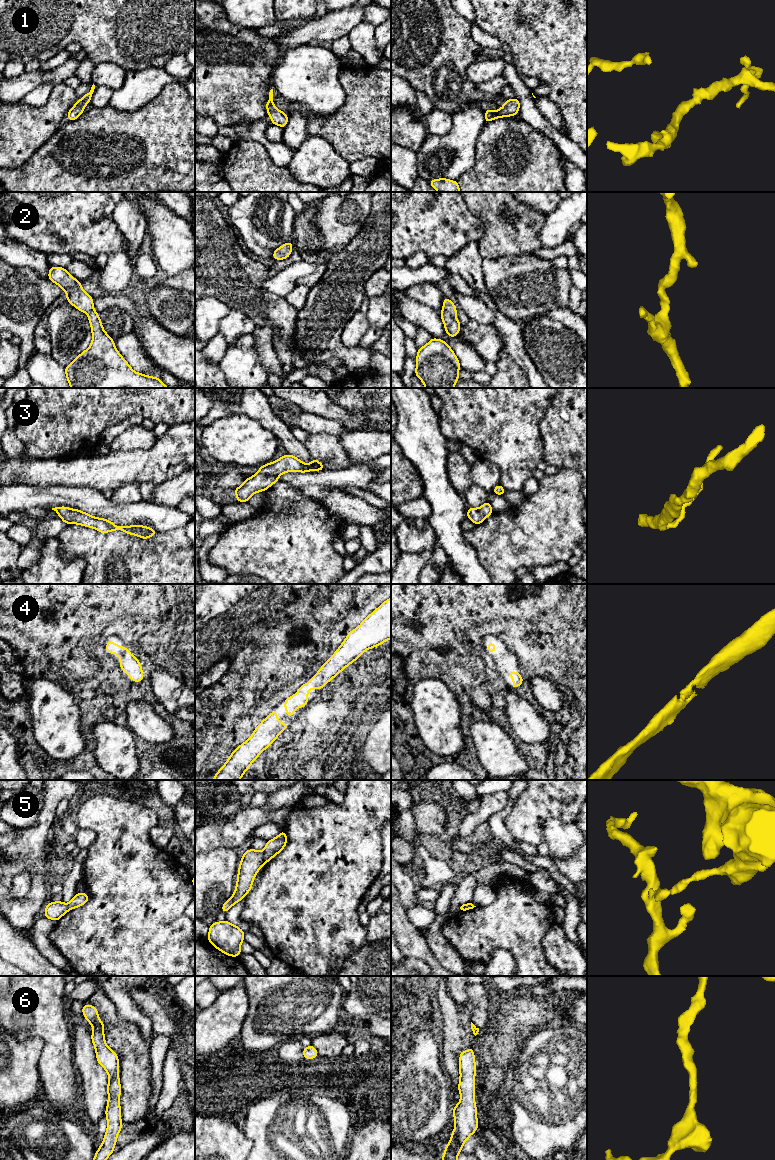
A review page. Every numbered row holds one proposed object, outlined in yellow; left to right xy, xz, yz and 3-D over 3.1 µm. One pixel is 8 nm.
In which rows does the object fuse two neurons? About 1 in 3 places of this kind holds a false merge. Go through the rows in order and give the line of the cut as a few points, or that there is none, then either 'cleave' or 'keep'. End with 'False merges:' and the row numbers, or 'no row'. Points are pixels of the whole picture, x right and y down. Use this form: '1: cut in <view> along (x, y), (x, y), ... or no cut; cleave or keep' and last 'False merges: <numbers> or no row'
1: no cut; keep
2: no cut; keep
3: no cut; keep
4: no cut; keep
5: cut in xz along (262, 852), (265, 861); cleave
6: no cut; keep
False merges: 5

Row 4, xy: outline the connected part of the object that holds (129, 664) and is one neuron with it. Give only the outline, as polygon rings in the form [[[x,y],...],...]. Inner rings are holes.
[[[113,640],[106,643],[106,652],[108,654],[115,653],[120,658],[120,669],[130,676],[130,680],[141,682],[144,678],[140,661],[134,657],[128,649],[123,646],[116,645]]]

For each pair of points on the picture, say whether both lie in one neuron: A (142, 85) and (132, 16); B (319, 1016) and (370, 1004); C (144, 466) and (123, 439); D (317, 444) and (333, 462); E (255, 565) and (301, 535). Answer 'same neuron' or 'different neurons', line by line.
A: different neurons
B: different neurons
C: different neurons
D: same neuron
E: same neuron

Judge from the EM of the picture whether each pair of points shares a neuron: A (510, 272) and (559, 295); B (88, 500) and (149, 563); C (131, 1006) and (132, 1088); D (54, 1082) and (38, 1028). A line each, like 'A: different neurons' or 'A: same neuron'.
A: same neuron
B: different neurons
C: different neurons
D: same neuron

